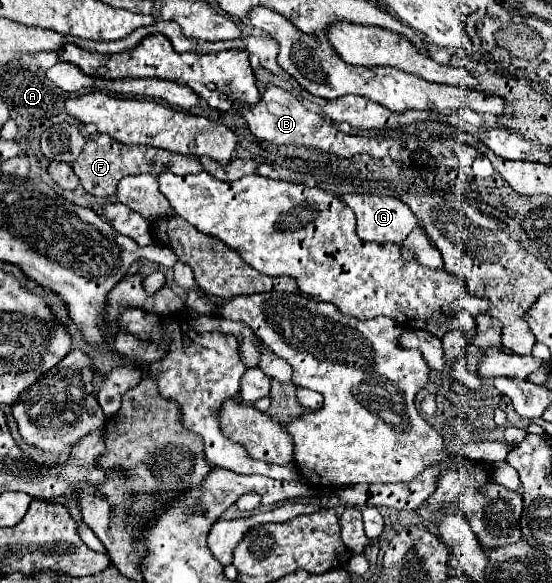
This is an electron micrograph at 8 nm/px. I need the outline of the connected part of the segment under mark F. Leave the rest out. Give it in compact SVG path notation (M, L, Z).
M87 141L81 155L77 157L77 161L71 163L71 167L73 167L75 175L81 179L83 189L95 197L115 195L115 187L117 187L119 179L123 179L127 175L139 175L139 173L159 175L163 171L177 175L188 175L197 174L203 170L199 158L194 155L173 153L145 145L123 145L119 141L111 141L105 147L99 147L97 141Z

